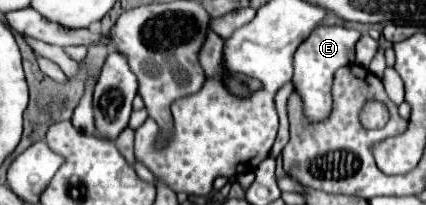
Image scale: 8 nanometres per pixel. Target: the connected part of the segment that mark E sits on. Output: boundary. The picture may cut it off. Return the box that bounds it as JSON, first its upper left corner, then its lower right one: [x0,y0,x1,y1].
[293,26,361,122]

